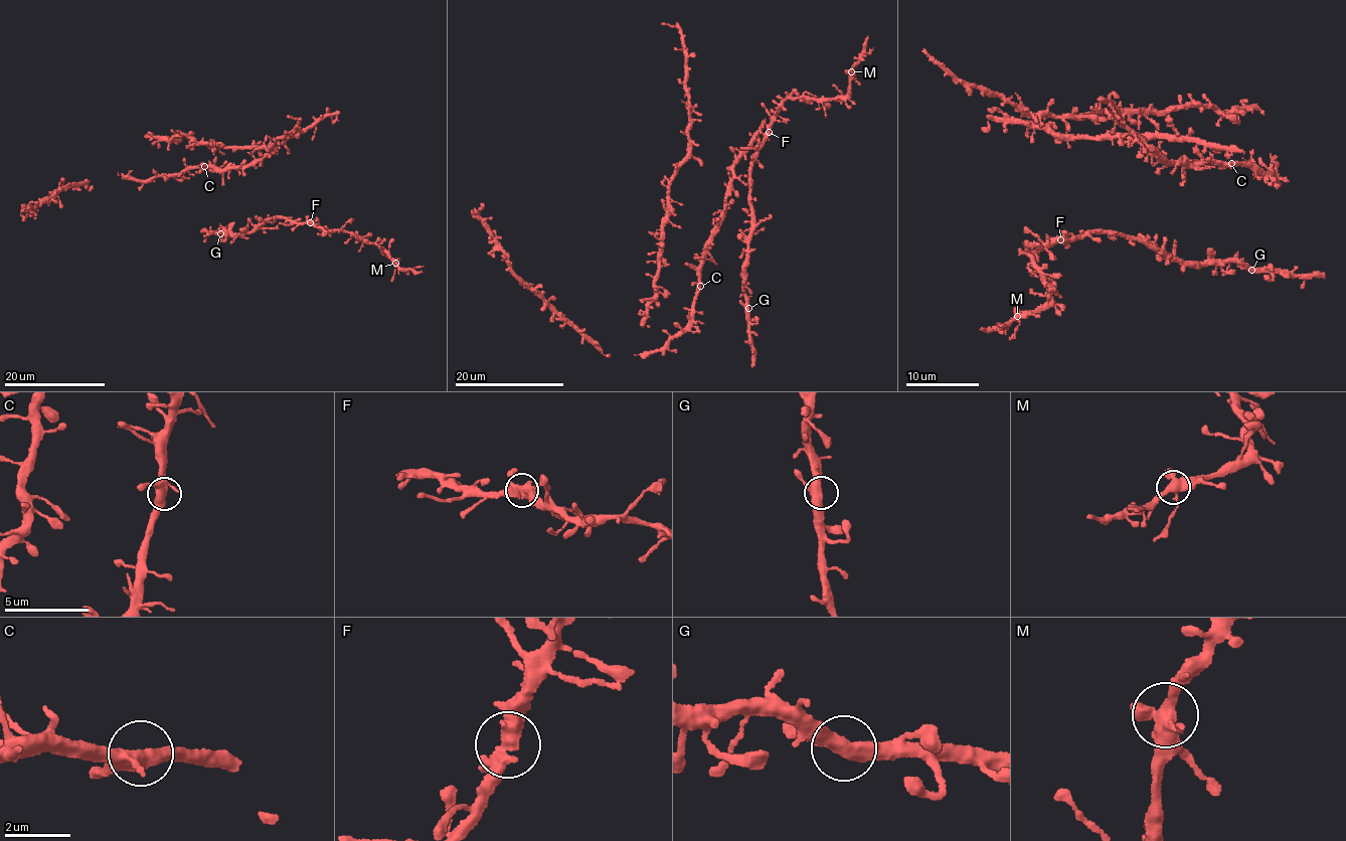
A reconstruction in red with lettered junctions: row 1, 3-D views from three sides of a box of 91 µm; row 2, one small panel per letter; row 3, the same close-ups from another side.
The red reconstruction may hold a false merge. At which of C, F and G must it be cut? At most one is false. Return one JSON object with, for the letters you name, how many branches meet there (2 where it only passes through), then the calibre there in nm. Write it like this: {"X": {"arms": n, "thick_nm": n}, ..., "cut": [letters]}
{"cut": []}

